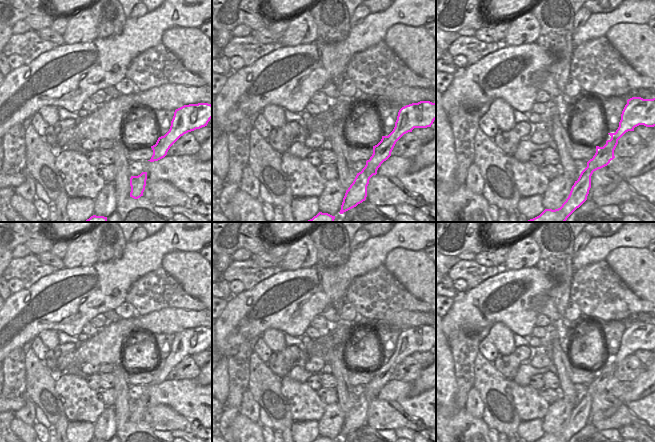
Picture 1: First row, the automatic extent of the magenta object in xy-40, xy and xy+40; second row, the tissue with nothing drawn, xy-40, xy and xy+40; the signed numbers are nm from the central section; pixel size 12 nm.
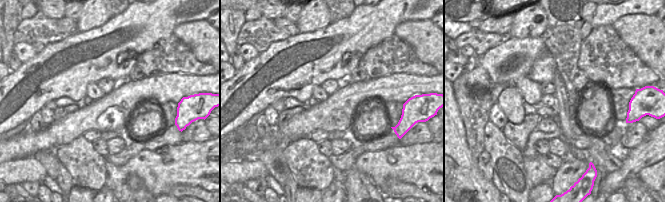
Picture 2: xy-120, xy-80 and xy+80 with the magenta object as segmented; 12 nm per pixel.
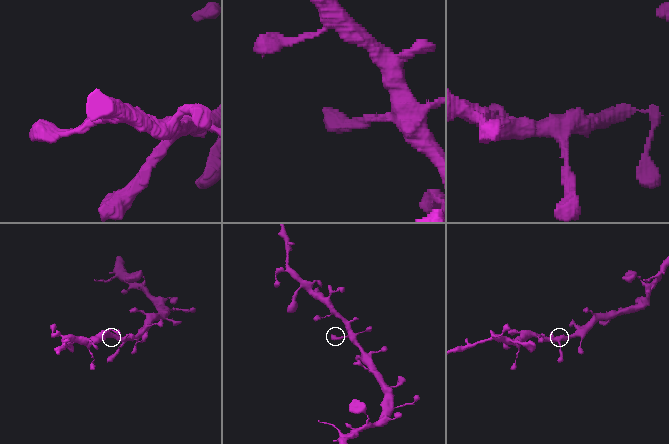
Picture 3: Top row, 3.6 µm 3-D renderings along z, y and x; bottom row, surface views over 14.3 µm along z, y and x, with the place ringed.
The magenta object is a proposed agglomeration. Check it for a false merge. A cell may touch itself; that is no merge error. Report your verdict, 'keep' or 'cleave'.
keep

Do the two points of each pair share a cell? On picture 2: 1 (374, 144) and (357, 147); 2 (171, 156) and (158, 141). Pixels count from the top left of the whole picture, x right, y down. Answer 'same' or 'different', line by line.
1: different
2: different

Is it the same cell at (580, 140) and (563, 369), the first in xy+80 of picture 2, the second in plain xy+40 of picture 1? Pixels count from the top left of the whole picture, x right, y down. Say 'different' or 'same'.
different

